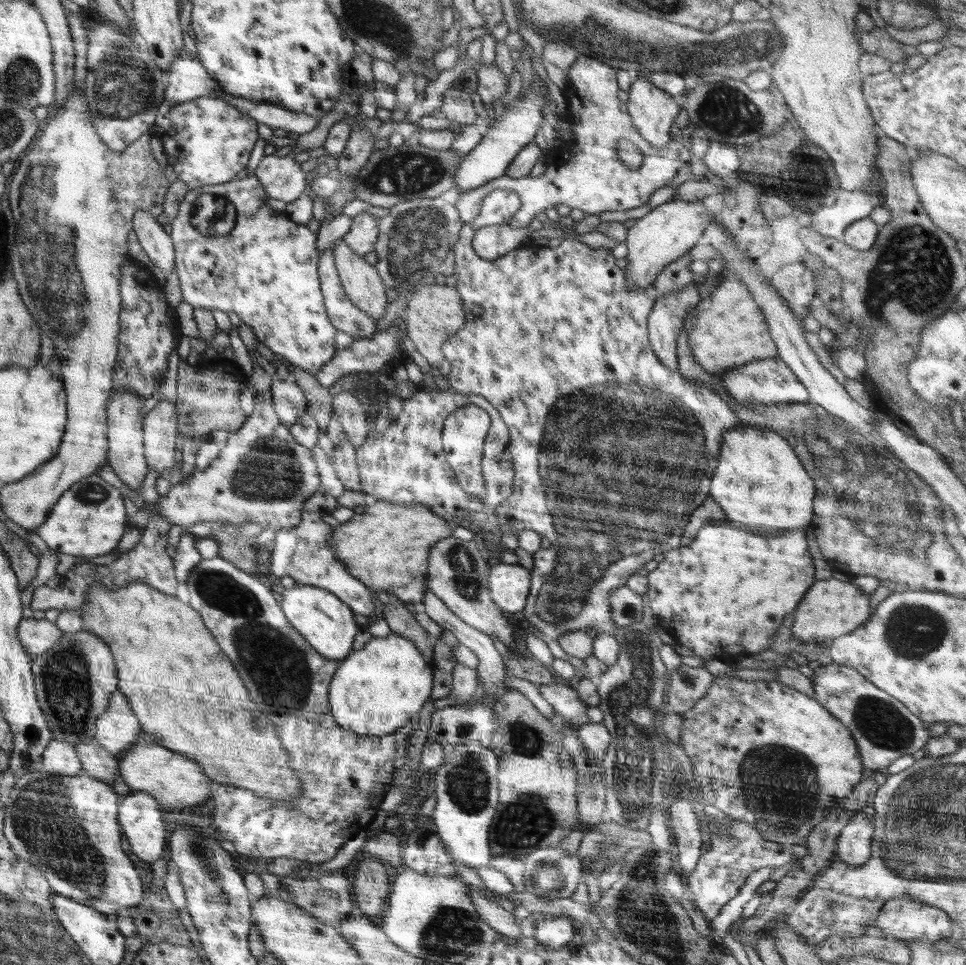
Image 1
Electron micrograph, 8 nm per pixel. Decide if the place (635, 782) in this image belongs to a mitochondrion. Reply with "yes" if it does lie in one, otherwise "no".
yes

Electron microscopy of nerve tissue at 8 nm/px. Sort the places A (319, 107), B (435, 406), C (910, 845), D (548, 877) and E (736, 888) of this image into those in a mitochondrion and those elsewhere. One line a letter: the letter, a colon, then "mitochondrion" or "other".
A: other
B: other
C: mitochondrion
D: mitochondrion
E: other

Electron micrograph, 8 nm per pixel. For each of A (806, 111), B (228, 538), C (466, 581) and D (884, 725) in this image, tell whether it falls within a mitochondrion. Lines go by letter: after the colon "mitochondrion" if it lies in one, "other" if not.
A: other
B: mitochondrion
C: mitochondrion
D: mitochondrion

